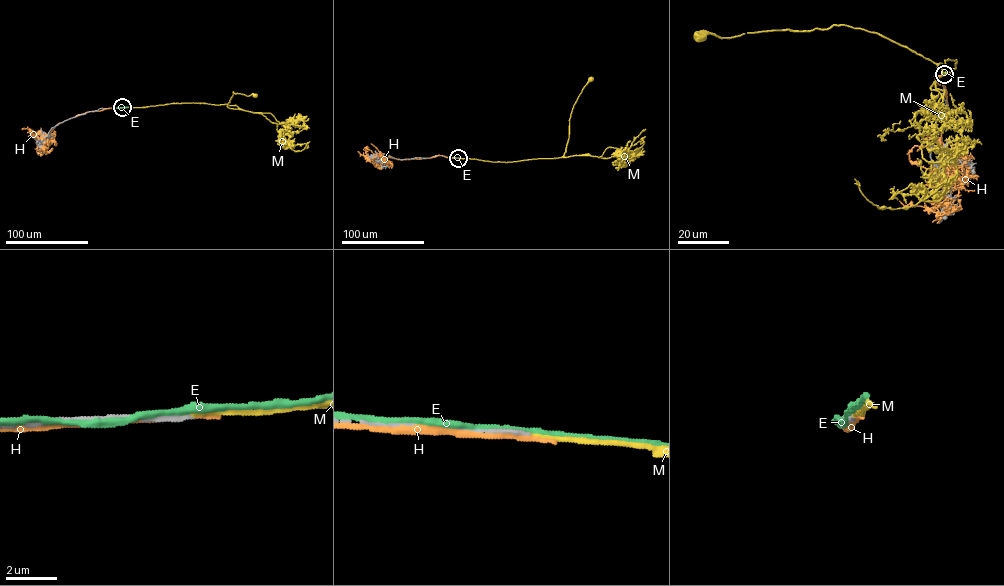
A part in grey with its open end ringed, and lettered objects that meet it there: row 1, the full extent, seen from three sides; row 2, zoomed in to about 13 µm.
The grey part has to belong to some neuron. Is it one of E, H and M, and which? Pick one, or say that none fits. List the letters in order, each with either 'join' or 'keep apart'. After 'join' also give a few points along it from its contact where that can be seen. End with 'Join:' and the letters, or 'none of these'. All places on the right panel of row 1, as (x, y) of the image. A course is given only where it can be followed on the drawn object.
E: keep apart
H: keep apart
M: join; course (944, 74), (955, 68), (956, 61), (936, 63), (879, 34), (844, 25), (733, 37), (710, 33), (701, 36)
Join: M

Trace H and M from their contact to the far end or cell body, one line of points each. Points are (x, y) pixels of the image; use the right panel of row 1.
H: (944, 74), (935, 81), (945, 86), (949, 114), (935, 169), (909, 159), (915, 146), (938, 143), (922, 141)
M: (944, 74), (955, 68), (956, 61), (936, 63), (879, 34), (844, 25), (733, 37), (710, 33), (701, 36)

